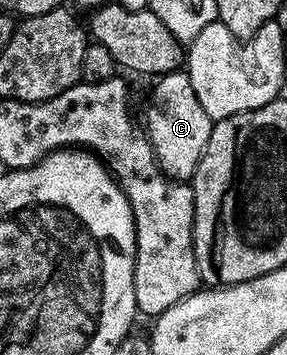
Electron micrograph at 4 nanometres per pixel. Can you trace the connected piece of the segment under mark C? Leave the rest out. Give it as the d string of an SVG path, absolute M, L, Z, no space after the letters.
M187 70L168 71L159 76L155 83L156 88L148 99L148 142L152 144L163 173L170 177L190 177L195 174L209 143L214 122L194 95Z

